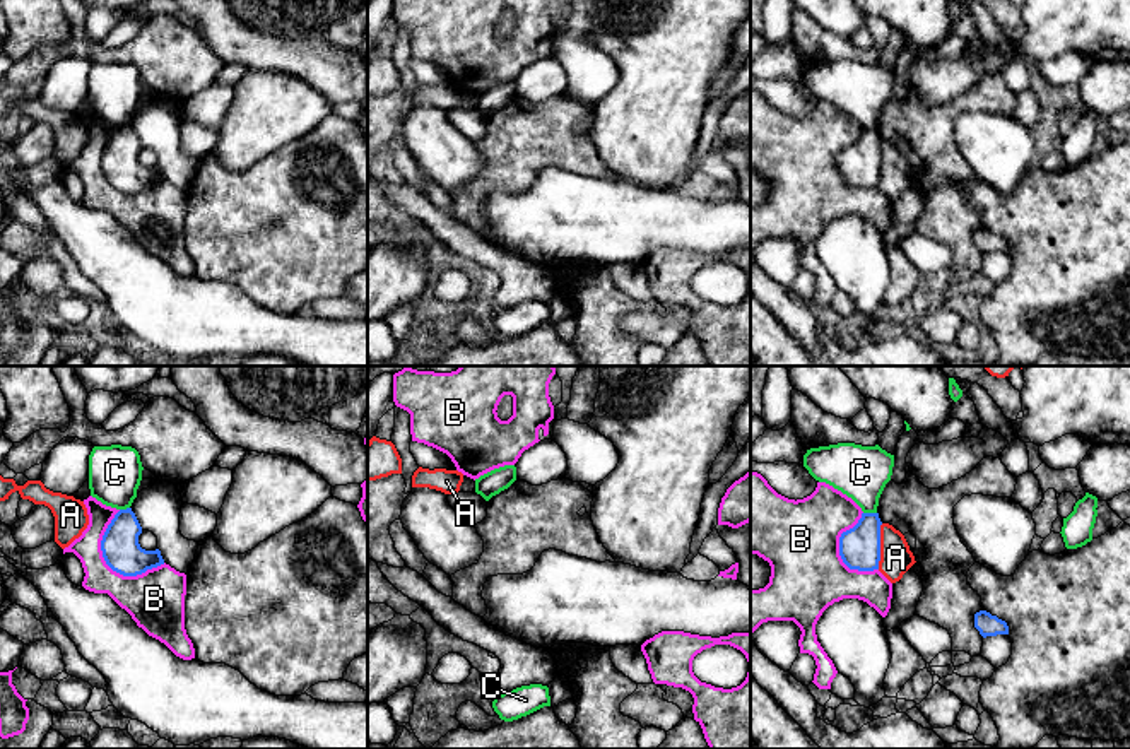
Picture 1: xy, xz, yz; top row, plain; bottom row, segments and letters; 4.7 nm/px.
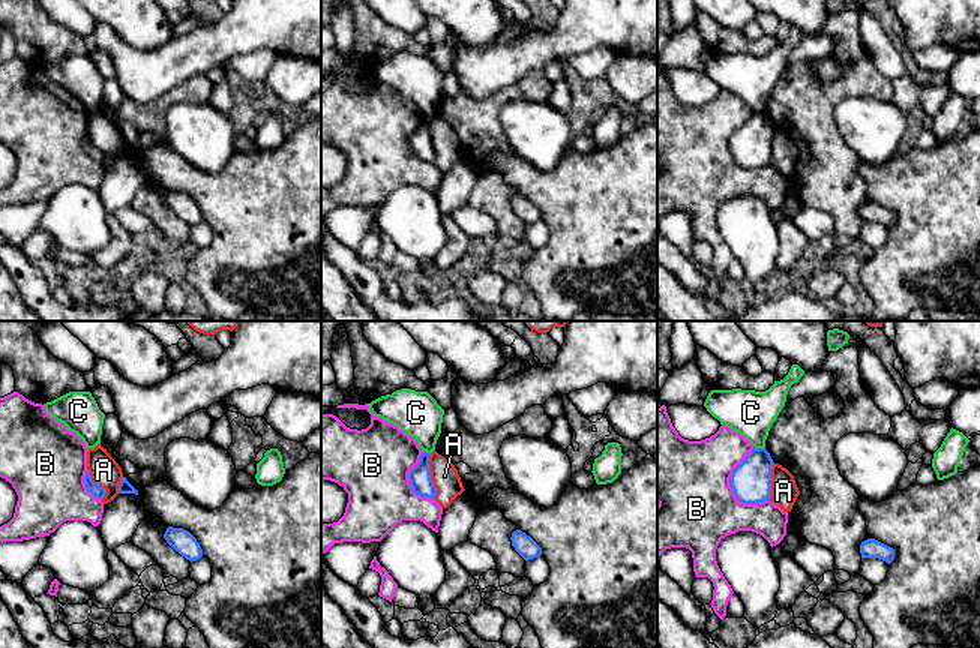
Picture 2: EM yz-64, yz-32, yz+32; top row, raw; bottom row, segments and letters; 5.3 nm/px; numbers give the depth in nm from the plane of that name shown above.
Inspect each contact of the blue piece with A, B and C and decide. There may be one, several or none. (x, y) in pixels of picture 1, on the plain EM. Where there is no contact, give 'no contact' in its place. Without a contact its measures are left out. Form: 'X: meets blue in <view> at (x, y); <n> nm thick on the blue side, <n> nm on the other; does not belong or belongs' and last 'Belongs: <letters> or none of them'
A: meets blue in yz at (879, 163); 190 nm thick on the blue side, 150 nm on the other; does not belong
B: meets blue in xy at (108, 182); 180 nm thick on the blue side, 240 nm on the other; does not belong
C: meets blue in yz at (871, 130); 190 nm thick on the blue side, 260 nm on the other; does not belong
Belongs: none of them

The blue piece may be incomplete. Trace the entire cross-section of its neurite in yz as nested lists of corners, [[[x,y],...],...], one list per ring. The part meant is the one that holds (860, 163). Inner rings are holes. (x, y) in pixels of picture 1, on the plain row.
[[[862,130],[858,140],[841,150],[839,173],[850,186],[879,186],[880,142],[879,130]]]

